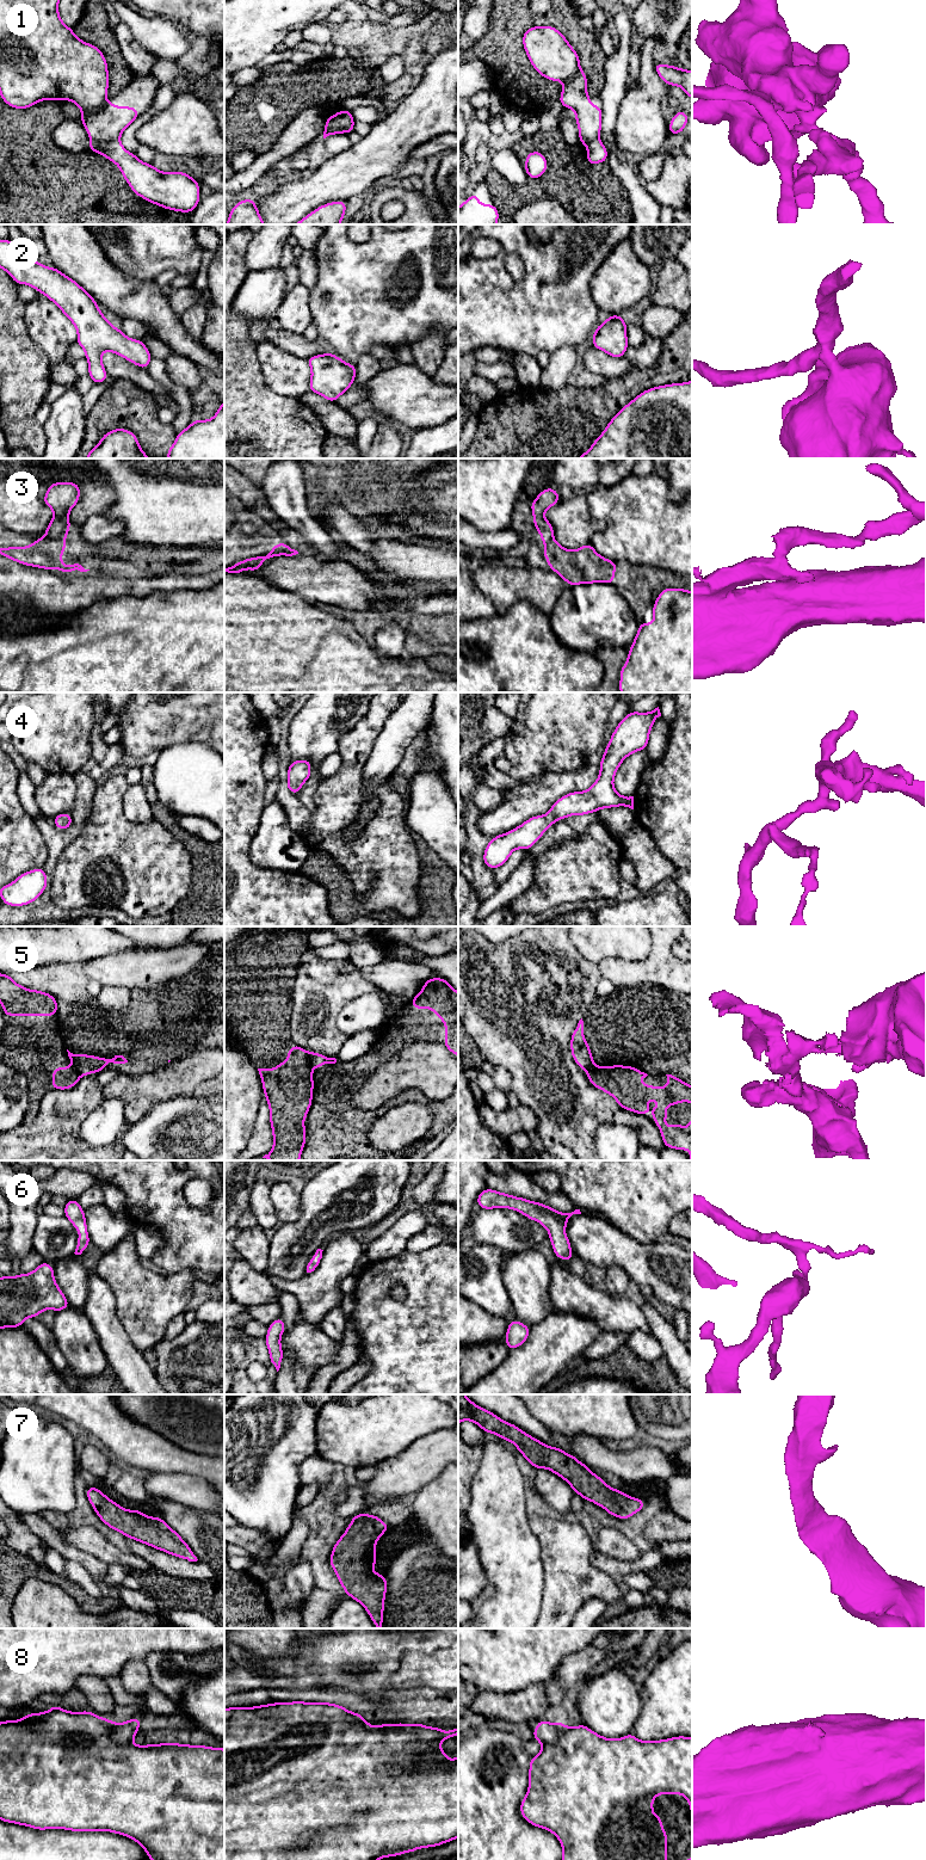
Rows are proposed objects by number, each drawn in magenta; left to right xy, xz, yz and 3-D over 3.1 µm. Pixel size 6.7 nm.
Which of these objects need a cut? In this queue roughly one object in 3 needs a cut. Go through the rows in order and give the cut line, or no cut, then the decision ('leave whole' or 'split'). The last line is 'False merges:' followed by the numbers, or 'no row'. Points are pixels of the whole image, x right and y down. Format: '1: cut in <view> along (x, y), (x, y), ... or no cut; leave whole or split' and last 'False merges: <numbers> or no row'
1: cut in xy along (118, 139), (91, 142); split
2: no cut; leave whole
3: no cut; leave whole
4: no cut; leave whole
5: cut in xz along (307, 1052), (313, 1067); split
6: no cut; leave whole
7: no cut; leave whole
8: cut in xy along (109, 1720), (111, 1737), (117, 1742), (129, 1743); split
False merges: 1, 5, 8

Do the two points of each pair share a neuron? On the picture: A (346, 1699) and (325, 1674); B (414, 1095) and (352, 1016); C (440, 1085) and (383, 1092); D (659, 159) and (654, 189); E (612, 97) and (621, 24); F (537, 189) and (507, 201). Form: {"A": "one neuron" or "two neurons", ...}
{"A": "two neurons", "B": "two neurons", "C": "one neuron", "D": "two neurons", "E": "one neuron", "F": "one neuron"}

